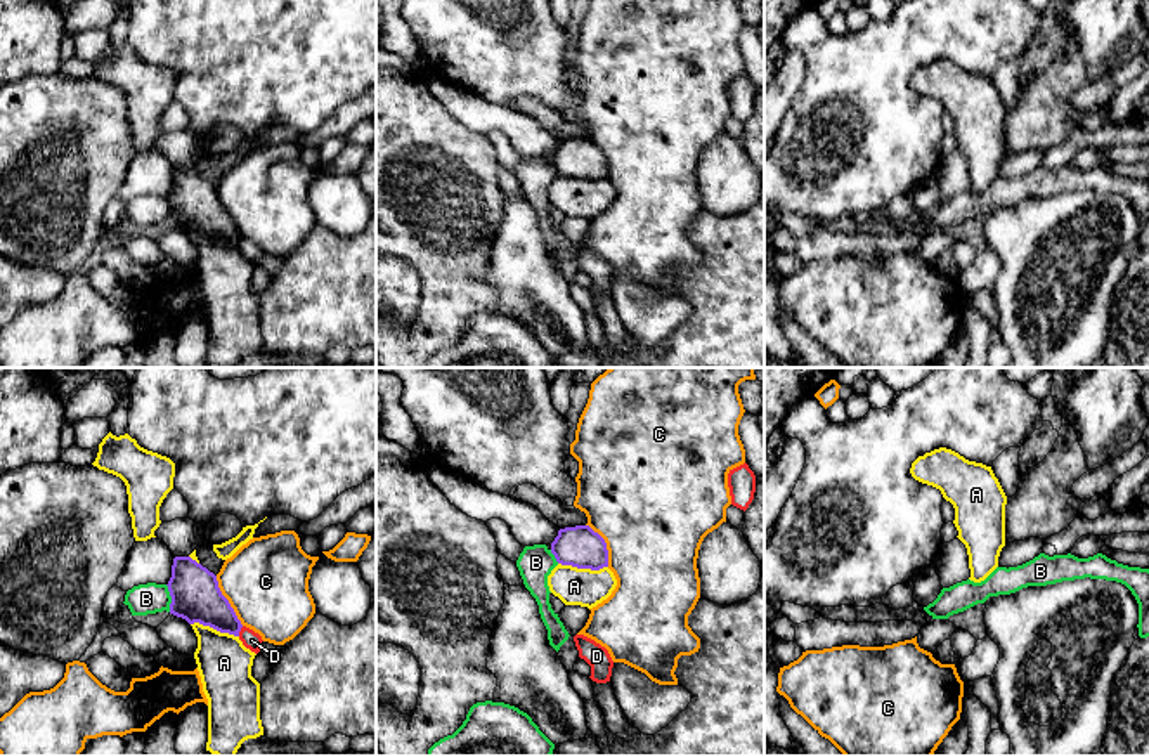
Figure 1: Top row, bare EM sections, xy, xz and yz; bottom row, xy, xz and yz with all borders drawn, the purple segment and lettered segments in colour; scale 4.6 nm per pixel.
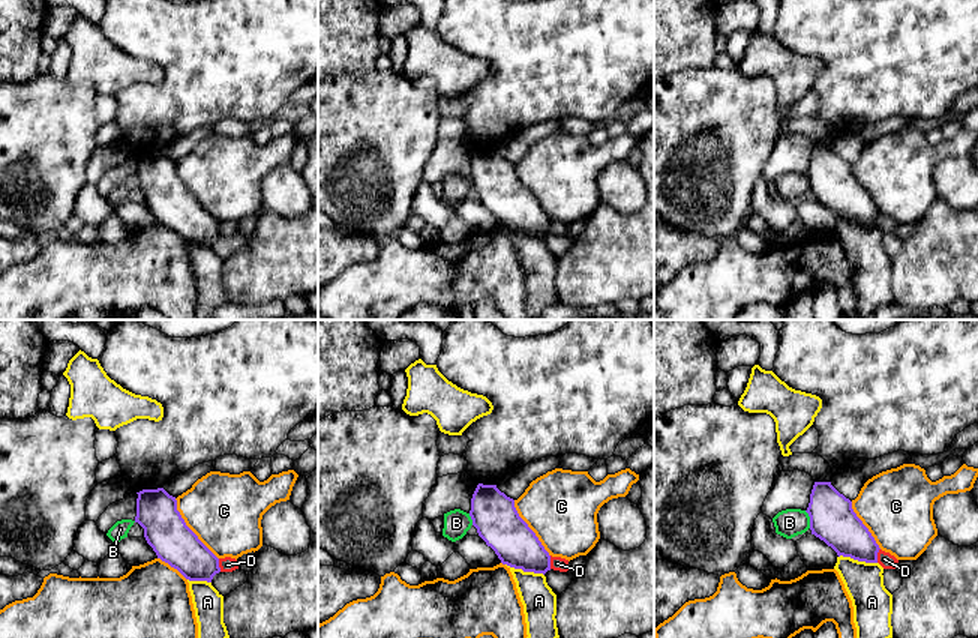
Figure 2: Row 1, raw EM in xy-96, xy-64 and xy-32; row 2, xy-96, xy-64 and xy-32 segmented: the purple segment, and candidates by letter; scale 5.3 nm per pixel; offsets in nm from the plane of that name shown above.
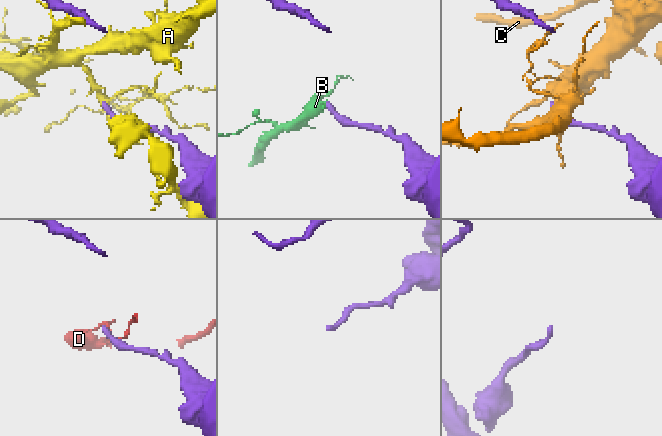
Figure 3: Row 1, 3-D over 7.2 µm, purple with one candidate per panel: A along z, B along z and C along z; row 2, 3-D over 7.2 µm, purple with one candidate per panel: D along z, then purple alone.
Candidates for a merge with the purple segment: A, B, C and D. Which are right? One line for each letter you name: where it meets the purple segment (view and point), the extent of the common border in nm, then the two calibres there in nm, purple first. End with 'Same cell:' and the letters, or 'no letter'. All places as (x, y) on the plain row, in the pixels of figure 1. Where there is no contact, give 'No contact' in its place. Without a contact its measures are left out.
Same cell: no letter

